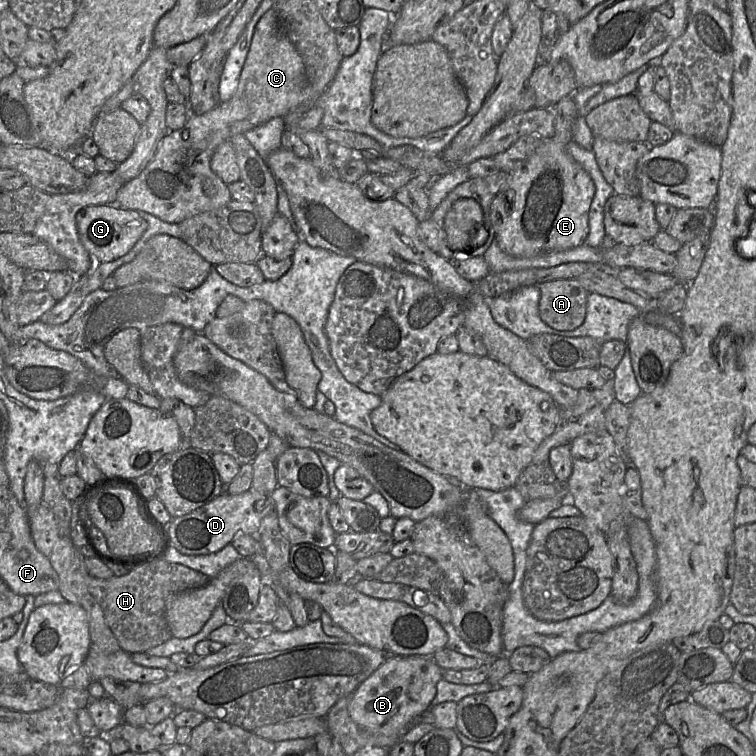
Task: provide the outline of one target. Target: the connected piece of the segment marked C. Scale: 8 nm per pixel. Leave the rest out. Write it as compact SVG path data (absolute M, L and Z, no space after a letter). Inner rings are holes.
M270 8L258 21L250 48L241 71L239 84L234 95L225 102L219 102L213 109L203 114L190 113L185 126L168 131L160 141L151 161L142 172L123 184L117 193L115 204L125 209L144 211L168 223L180 223L197 214L220 208L232 200L228 185L211 169L213 153L219 145L237 134L244 134L274 117L284 117L293 109L309 102L311 89L303 60L295 46L281 31L277 14ZM211 179L215 192L208 195L203 189L203 180Z

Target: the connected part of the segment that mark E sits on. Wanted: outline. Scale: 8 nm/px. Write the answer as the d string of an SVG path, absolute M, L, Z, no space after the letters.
M543 138L541 144L516 170L509 173L504 184L505 196L510 203L506 212L496 205L494 198L490 221L494 239L505 253L516 257L532 257L552 251L564 251L584 244L589 232L589 208L595 193L590 175L566 151L566 145L552 138Z

